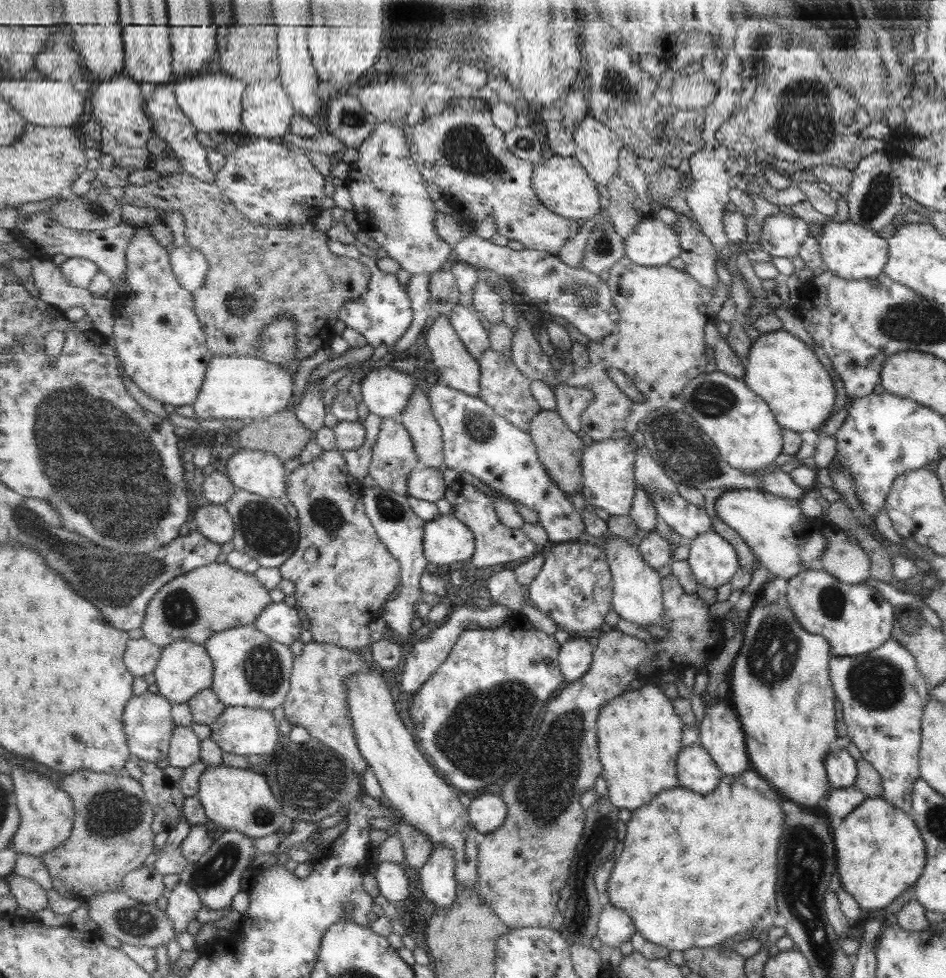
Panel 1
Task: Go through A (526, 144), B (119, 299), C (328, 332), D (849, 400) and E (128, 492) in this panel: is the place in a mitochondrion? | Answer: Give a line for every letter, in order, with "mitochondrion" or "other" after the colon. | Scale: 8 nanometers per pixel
A: mitochondrion
B: other
C: other
D: other
E: mitochondrion

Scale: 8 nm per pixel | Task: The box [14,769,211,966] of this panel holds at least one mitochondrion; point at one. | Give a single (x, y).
(113, 812)

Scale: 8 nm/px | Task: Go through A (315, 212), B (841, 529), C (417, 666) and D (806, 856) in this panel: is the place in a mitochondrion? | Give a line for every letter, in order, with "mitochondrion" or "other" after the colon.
A: other
B: other
C: other
D: mitochondrion

